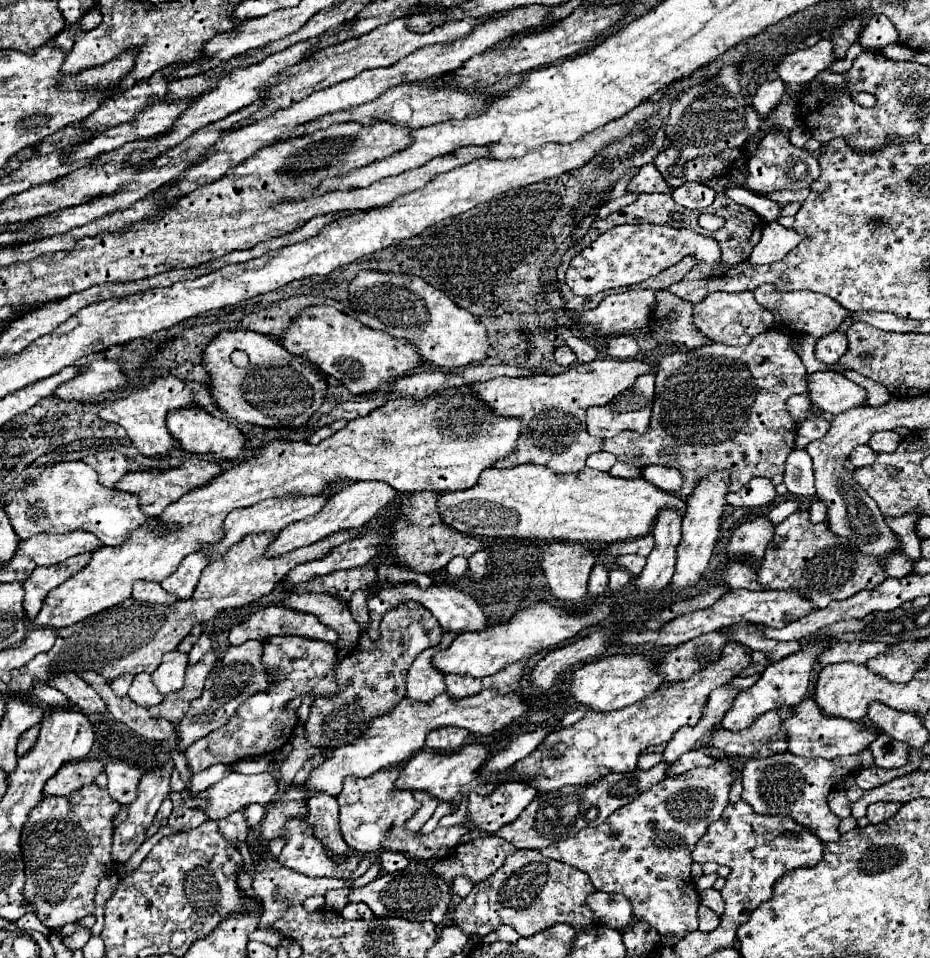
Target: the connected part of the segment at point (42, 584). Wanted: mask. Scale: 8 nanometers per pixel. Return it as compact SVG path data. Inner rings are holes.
M85 552L85 554L77 554L57 566L49 566L49 568L37 568L31 578L23 584L25 588L25 610L27 610L27 620L33 620L45 600L45 596L57 588L57 584L63 584L65 580L69 580L73 574L77 574L79 570L83 570L89 560L91 560L93 552Z

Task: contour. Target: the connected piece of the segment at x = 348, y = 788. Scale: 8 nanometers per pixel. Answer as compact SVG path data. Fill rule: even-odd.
M393 766L381 772L375 772L373 776L367 776L367 778L351 776L343 782L343 792L337 796L339 816L341 816L339 822L341 822L341 834L351 850L361 854L393 850L429 860L437 854L441 846L449 846L449 844L455 846L457 840L463 834L467 834L463 826L437 828L431 834L409 832L405 828L405 822L421 808L421 802L417 802L411 792L395 786L395 780L399 778L401 770L403 770L401 766Z

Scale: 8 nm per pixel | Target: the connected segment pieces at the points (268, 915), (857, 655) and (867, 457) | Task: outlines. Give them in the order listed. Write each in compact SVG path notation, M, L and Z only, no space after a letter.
M251 848L251 860L253 860L253 864L255 864L253 890L255 890L255 894L261 898L261 906L263 906L263 914L261 914L261 922L259 922L259 928L261 928L261 930L271 928L273 920L279 920L279 918L287 912L289 904L303 902L305 898L317 896L317 894L323 896L327 890L353 888L353 886L369 884L369 882L373 882L373 880L379 876L379 872L381 872L379 862L373 862L373 864L369 866L369 870L367 870L363 876L355 880L351 886L347 886L343 879L309 878L309 876L305 876L305 874L299 874L299 872L295 872L295 870L289 870L289 868L281 866L279 862L275 862L271 856L267 856L267 854L263 854L263 852L255 850L255 848Z
M835 642L833 648L827 648L817 664L833 664L833 662L855 662L865 664L869 658L881 654L887 650L887 644L883 642Z
M867 444L857 446L857 448L851 452L851 456L849 456L849 460L851 460L851 464L853 464L855 468L869 466L869 464L873 464L875 458L877 458L877 454L875 454Z

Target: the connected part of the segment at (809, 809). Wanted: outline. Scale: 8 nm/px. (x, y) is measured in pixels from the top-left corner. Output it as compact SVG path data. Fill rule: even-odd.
M869 748L845 758L801 758L795 754L775 754L769 758L747 760L741 772L743 780L743 800L753 806L757 814L785 814L793 818L797 824L809 828L823 842L833 842L839 838L839 818L827 806L827 794L849 774L849 770L857 770L865 764L873 764L873 756L869 756Z

